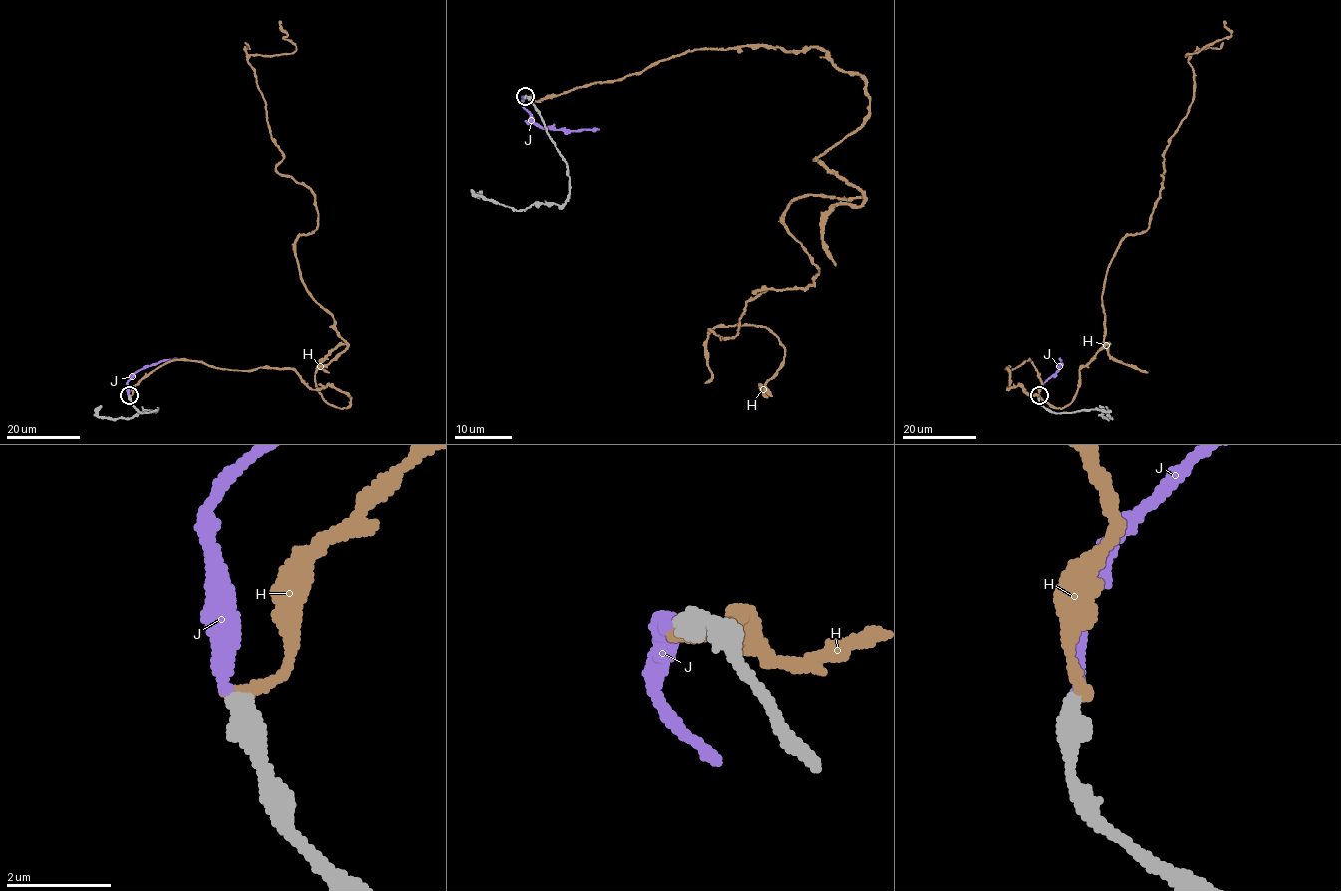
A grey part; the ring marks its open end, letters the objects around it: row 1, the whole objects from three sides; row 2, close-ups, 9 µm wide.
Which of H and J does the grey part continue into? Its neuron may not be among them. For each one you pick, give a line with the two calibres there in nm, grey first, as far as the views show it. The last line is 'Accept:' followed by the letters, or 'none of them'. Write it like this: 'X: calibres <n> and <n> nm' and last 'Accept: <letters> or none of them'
J: calibres 480 and 280 nm
Accept: J

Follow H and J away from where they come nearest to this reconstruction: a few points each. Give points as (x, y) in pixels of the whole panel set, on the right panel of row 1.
H: (1039, 396), (1030, 360), (1006, 368), (1073, 399), (1186, 55), (1223, 20)
J: (1039, 396), (1039, 388), (1060, 366), (1059, 358)

